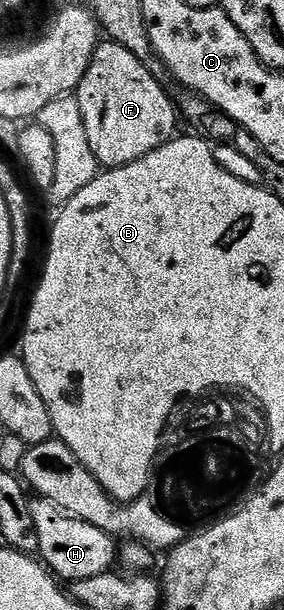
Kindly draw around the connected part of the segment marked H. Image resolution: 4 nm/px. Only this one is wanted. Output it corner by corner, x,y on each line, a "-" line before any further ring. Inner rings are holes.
36,499
31,502
34,527
37,529
39,556
42,558
45,566
61,582
71,583
73,581
81,581
82,579
94,579
96,575
102,575
109,572
117,564
118,561
118,545
112,542
112,537
108,533
103,533
99,524
91,521
83,521
80,518
71,517
63,510
56,508
54,502
43,499

